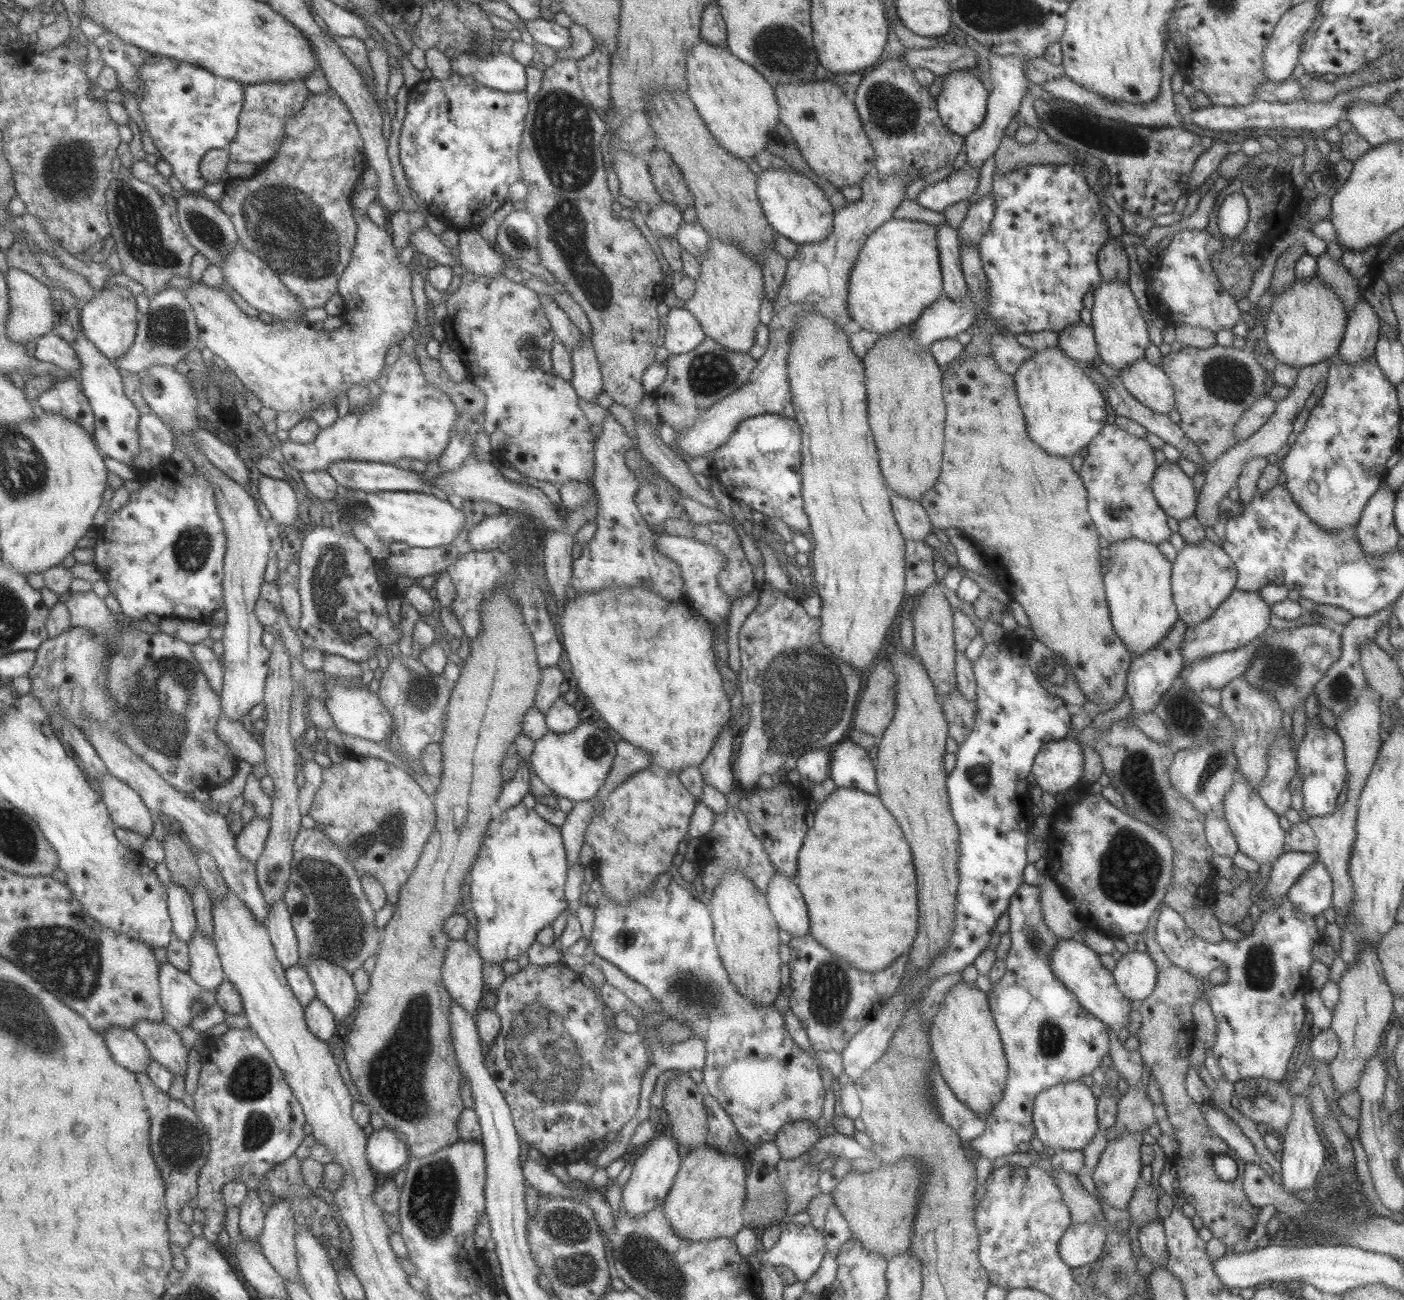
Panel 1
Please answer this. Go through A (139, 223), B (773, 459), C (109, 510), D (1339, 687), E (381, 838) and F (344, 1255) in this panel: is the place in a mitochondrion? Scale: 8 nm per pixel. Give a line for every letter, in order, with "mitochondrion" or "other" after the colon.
A: mitochondrion
B: mitochondrion
C: other
D: mitochondrion
E: mitochondrion
F: other

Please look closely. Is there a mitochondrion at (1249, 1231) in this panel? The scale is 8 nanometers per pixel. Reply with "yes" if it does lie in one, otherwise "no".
no

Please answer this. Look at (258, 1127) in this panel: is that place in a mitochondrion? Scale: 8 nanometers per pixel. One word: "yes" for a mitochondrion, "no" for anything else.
yes

